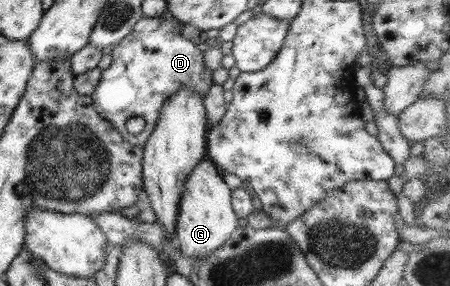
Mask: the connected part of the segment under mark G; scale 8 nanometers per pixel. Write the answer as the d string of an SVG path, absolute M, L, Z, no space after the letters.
M206 157L201 159L185 179L179 197L179 210L173 235L176 237L180 254L192 260L210 256L236 230L237 219L231 206L230 190L223 181L222 174L215 168L213 161Z

